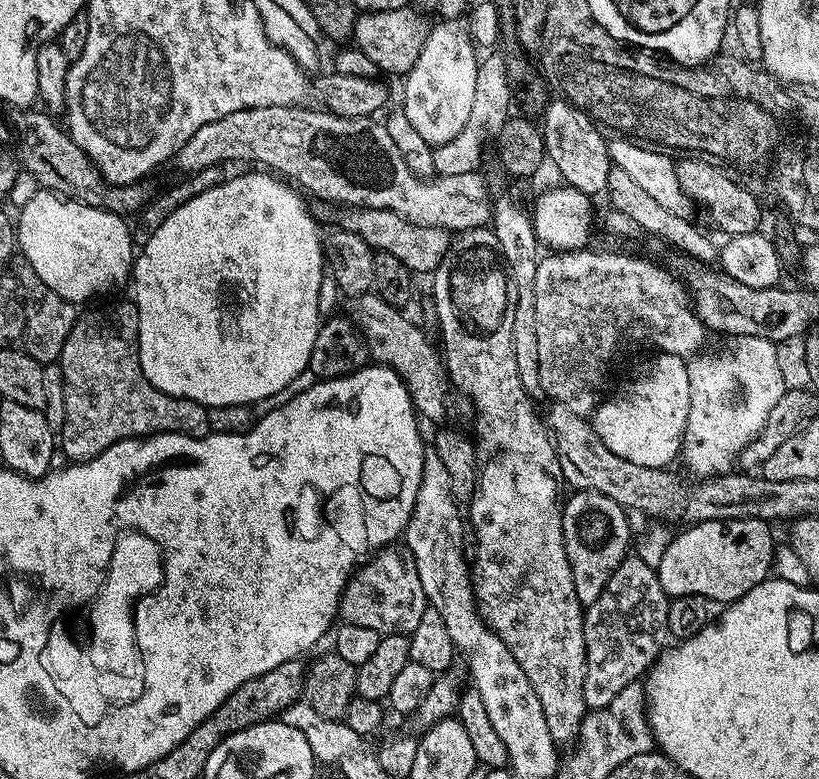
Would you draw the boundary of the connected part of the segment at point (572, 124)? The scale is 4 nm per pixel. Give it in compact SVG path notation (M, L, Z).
M559 98L544 112L544 151L550 164L560 171L565 185L582 190L586 195L595 197L608 186L608 171L613 163L608 155L608 140L600 137L601 129L581 108L575 108L567 99Z

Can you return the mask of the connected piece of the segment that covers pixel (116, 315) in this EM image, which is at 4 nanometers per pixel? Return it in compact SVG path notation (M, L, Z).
M131 299L120 300L117 304L108 304L105 308L92 308L88 313L77 315L76 325L70 330L66 342L60 351L60 372L64 375L64 424L58 430L58 448L61 453L65 452L72 462L83 462L93 460L98 454L102 454L110 446L114 446L120 440L129 438L143 438L146 436L155 436L157 432L177 432L183 436L207 436L208 428L208 408L205 405L187 400L181 396L168 396L162 390L158 390L150 381L144 377L144 371L140 368L140 331L138 330L138 310Z

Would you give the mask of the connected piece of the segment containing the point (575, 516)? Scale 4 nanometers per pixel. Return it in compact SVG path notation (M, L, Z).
M573 491L573 496L569 498L568 501L564 500L562 504L562 514L561 514L561 534L564 539L564 548L566 550L566 558L570 562L570 574L574 574L574 590L578 594L578 602L582 605L593 604L598 602L600 596L605 595L608 583L612 580L612 575L616 572L616 567L624 560L624 555L629 555L630 552L630 533L628 530L628 519L624 513L624 508L620 503L614 502L611 495L607 491Z

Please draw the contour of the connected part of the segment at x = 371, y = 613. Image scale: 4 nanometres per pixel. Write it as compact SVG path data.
M385 547L376 557L367 561L368 565L357 567L354 575L344 586L344 596L340 599L341 621L369 627L381 634L410 634L422 618L426 607L422 581L415 566L415 558L403 547Z

